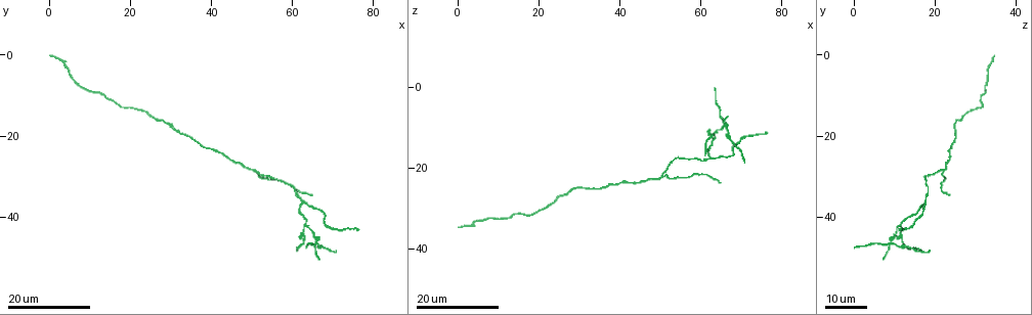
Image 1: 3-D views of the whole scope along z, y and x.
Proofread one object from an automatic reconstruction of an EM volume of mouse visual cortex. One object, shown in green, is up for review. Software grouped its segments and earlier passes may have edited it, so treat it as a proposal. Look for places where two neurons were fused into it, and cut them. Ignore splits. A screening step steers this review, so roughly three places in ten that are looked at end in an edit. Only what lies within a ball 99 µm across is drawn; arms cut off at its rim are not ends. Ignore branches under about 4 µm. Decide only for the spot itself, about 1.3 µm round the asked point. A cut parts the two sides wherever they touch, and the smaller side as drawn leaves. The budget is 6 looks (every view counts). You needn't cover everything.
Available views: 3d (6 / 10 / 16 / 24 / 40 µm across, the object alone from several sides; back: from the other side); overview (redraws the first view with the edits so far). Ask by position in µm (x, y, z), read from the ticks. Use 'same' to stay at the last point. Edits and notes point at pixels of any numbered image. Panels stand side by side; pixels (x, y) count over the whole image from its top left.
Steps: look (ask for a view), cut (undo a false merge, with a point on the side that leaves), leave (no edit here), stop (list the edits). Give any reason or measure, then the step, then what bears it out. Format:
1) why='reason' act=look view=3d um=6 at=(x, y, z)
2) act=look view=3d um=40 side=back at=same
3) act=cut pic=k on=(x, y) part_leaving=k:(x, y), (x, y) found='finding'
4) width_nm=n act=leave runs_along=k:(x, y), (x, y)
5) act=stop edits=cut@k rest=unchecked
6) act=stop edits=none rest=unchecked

why='sudden change in width' act=look view=3d um=24 at=(56.0, 30.5, 18.0)

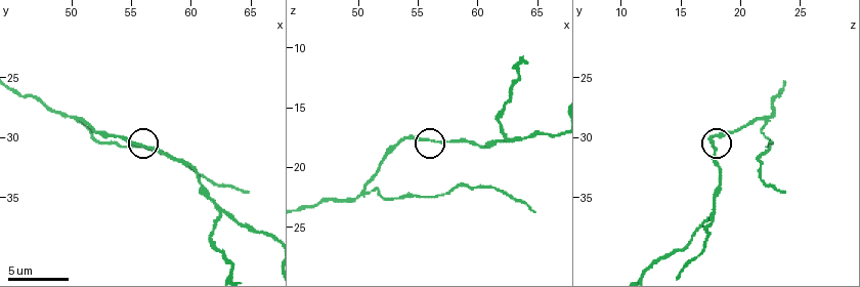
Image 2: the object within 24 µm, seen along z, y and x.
why='zoom in' act=look view=3d um=10 at=(55.6, 30.6, 17.8)

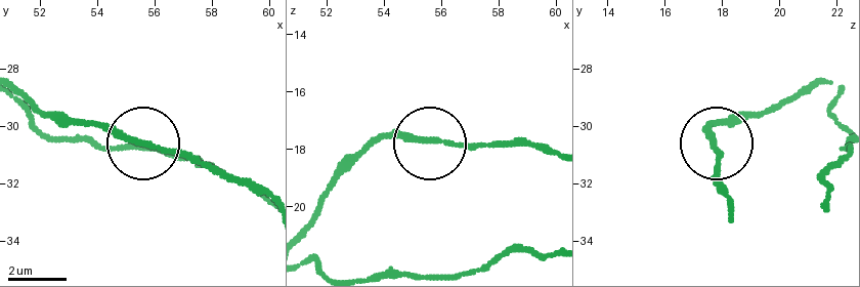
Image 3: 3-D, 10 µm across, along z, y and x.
why='other side' act=look view=3d um=10 side=back at=(55.7, 30.6, 17.7)

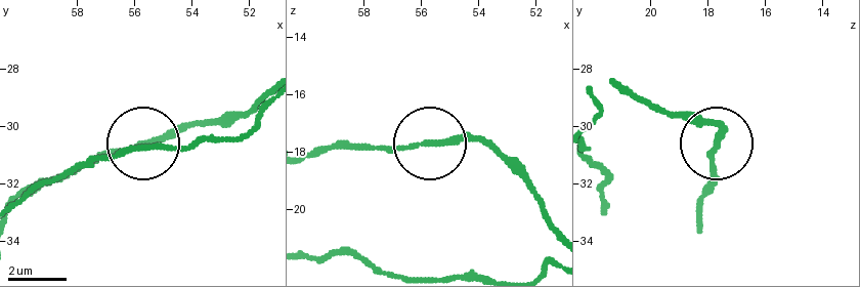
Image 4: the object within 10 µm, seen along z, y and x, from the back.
width_nm=190 act=leave found='all the same neuron'

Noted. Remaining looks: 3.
why='small branch off a trunk' act=look view=3d um=16 at=(50.4, 28.6, 22.0)

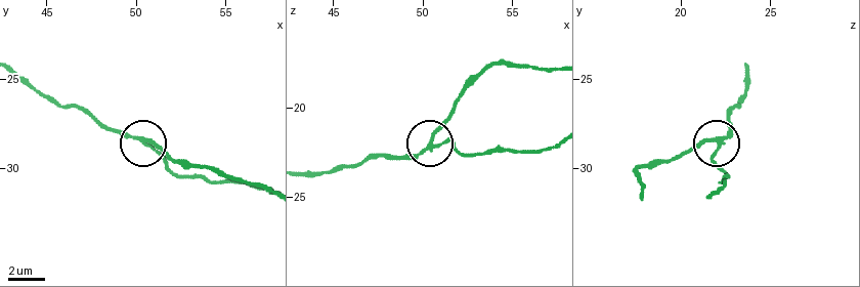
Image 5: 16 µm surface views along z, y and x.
width_nm=190 act=cut pic=5 on=(455, 142) found='a second neuron is stuck on'

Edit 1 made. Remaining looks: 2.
why='a fork' act=look view=3d um=10 at=(62.8, 36.4, 17.6)

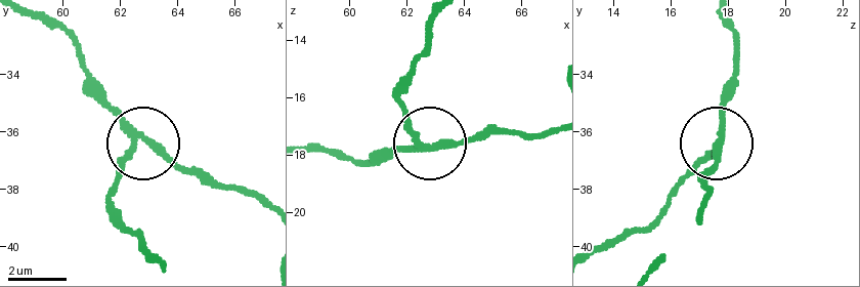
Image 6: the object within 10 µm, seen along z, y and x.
arms=3 act=cut pic=6 on=(124, 165) part_leaving=6:(130, 133), (115, 204), (146, 255) found='a second neuron is stuck on'

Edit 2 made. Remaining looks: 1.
act=stop edits=cut@5,cut@6 rest=unchecked

